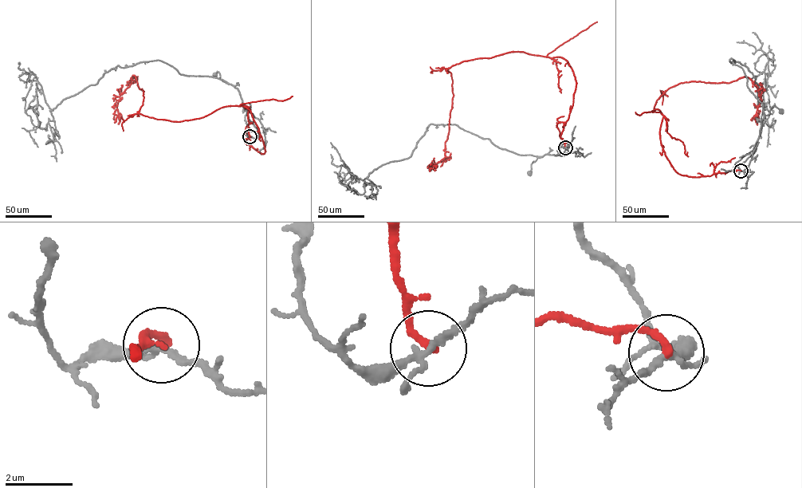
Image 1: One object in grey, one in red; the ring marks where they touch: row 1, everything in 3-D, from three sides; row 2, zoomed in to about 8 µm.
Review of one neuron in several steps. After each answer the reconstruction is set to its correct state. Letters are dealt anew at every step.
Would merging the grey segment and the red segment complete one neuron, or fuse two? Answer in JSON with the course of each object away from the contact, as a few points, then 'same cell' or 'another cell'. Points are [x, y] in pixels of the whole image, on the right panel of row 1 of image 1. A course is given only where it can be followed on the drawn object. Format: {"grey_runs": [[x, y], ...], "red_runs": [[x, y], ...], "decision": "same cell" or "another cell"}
{"grey_runs": [[741, 171], [736, 162], [752, 150], [759, 135], [760, 121], [773, 106], [780, 111]], "red_runs": [[741, 171], [678, 173], [660, 140], [663, 116], [651, 112], [681, 83], [748, 77], [760, 98], [757, 124]], "decision": "another cell"}

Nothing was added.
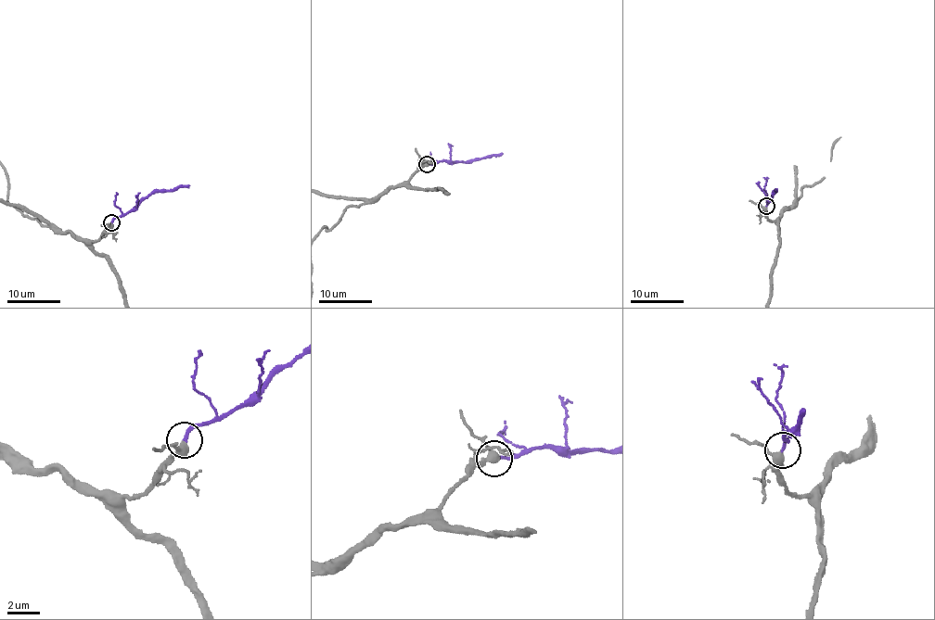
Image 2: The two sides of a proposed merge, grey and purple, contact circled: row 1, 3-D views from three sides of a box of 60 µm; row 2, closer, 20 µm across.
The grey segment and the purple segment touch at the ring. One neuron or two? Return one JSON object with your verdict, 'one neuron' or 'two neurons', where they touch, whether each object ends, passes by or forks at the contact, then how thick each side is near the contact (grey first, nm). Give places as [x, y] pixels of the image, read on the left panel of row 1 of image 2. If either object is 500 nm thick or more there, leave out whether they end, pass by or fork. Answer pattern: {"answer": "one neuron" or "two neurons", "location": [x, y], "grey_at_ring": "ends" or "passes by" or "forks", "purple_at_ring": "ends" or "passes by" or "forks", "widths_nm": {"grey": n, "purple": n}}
{"answer": "one neuron", "location": [111, 222], "grey_at_ring": "passes by", "purple_at_ring": "ends", "widths_nm": {"grey": 360, "purple": 190}}

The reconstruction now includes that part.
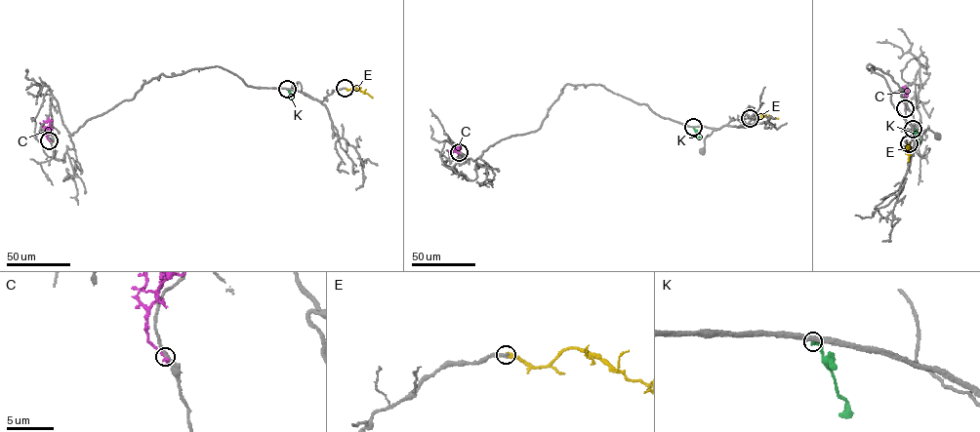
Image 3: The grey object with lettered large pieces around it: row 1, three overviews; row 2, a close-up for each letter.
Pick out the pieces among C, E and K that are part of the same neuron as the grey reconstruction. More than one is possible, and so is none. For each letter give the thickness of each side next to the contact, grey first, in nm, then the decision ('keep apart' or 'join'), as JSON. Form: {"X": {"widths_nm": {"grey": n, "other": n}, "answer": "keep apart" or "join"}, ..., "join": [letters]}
{"C": {"widths_nm": {"grey": 200, "other": 240}, "answer": "keep apart"}, "E": {"widths_nm": {"grey": 240, "other": 400}, "answer": "keep apart"}, "K": {"widths_nm": {"grey": 380, "other": 200}, "answer": "keep apart"}, "join": []}

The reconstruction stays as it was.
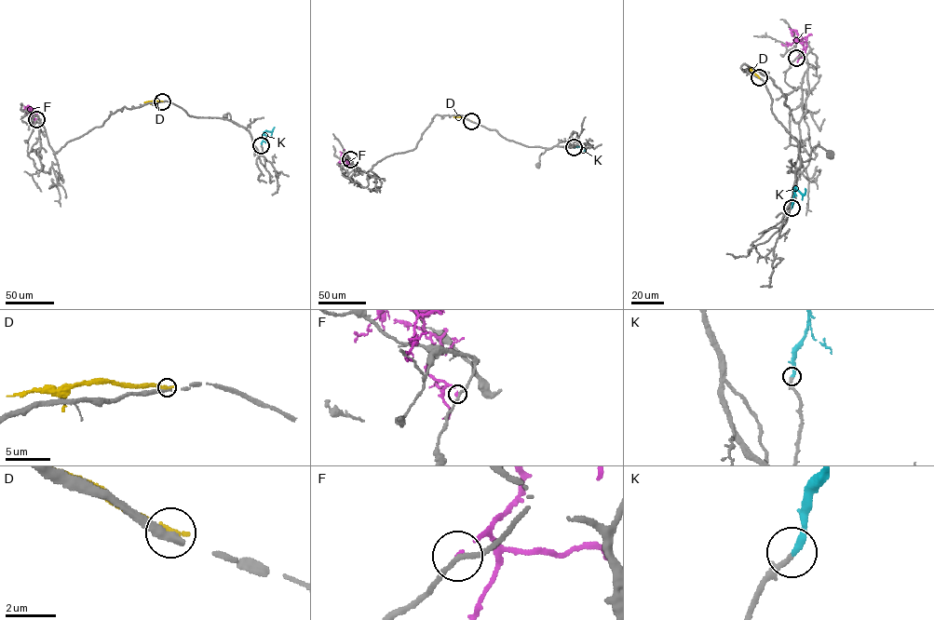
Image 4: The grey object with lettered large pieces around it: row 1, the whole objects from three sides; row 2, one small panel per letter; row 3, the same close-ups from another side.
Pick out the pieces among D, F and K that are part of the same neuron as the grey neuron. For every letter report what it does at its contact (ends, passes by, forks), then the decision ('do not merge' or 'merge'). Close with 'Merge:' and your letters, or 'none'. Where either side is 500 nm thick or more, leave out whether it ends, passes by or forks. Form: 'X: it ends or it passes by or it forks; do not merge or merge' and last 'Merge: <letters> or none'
D: it ends; do not merge
F: it ends; do not merge
K: it ends; merge
Merge: K

